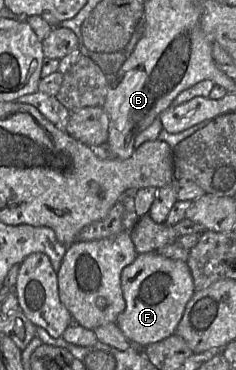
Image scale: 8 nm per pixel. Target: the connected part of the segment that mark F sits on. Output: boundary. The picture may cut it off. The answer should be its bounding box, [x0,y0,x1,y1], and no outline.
[116,252,195,348]

